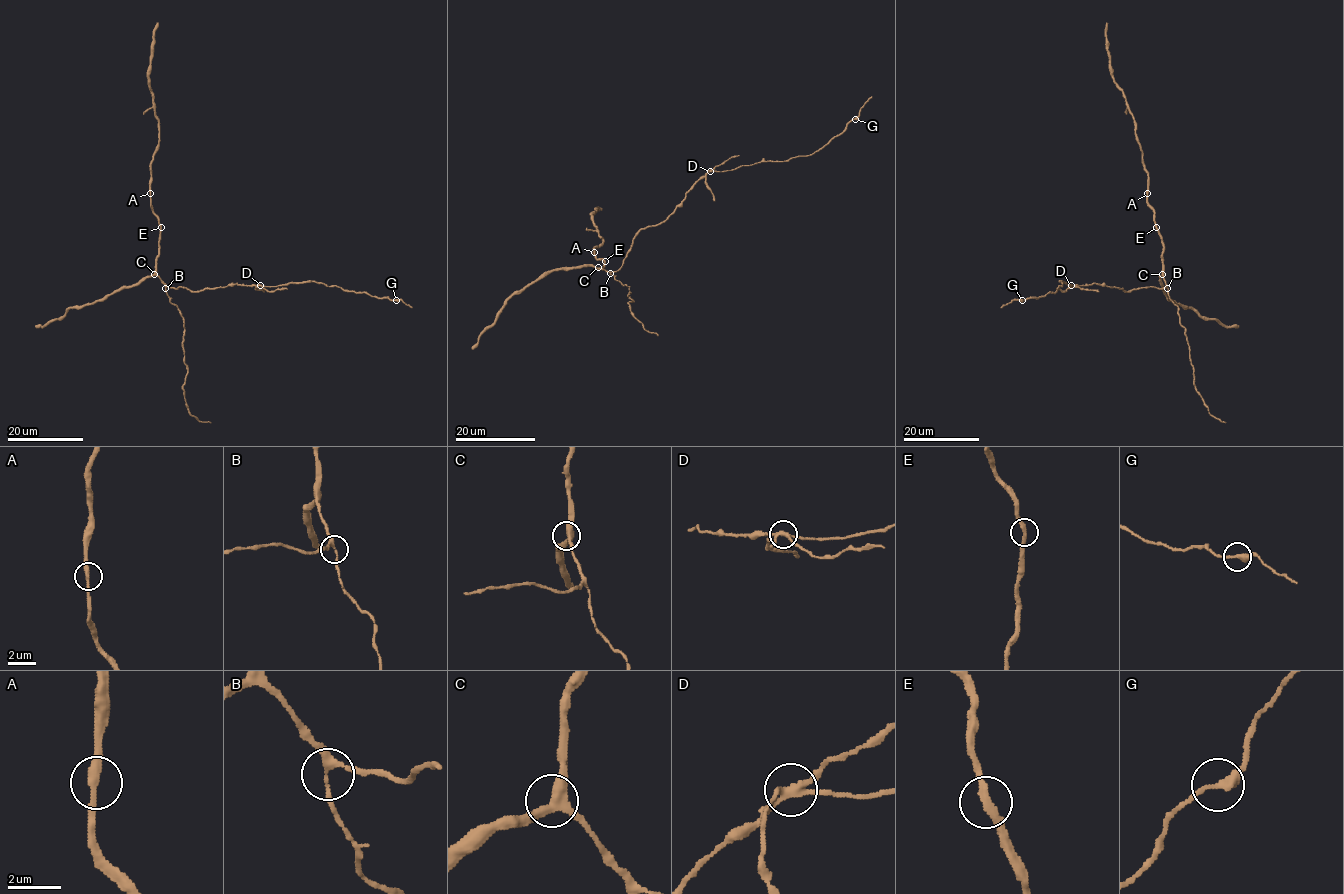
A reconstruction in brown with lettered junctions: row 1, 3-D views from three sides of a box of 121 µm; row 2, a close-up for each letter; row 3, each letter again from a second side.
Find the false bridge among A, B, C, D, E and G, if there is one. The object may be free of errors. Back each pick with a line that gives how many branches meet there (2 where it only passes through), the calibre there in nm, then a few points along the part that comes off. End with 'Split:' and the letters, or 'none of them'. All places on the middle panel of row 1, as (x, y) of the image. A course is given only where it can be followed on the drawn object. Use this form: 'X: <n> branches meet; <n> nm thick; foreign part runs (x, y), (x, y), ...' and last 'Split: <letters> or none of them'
D: 3 branches meet; 240 nm thick; foreign part runs (710, 171), (739, 155)
Split: D

